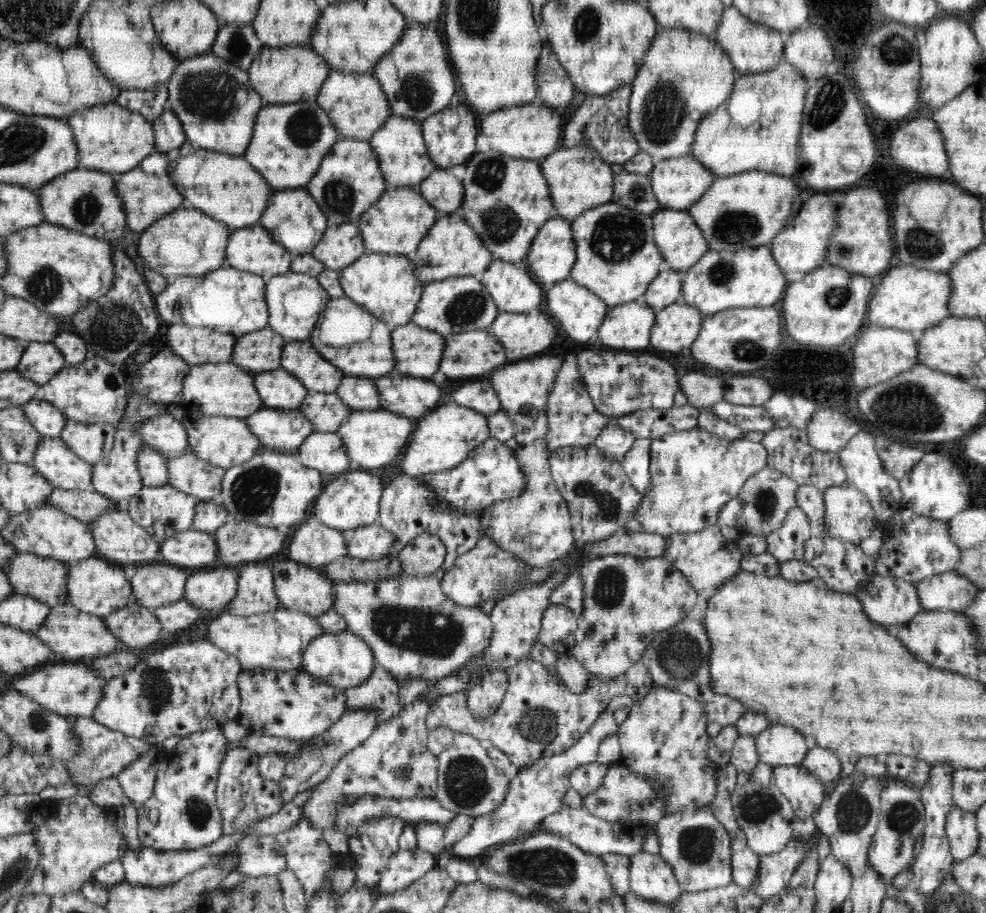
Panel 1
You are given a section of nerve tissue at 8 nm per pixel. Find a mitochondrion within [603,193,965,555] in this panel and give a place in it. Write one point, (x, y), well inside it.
(905, 407)

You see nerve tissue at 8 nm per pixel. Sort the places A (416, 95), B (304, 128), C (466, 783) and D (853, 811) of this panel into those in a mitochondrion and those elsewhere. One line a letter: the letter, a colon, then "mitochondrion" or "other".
A: mitochondrion
B: mitochondrion
C: mitochondrion
D: mitochondrion

